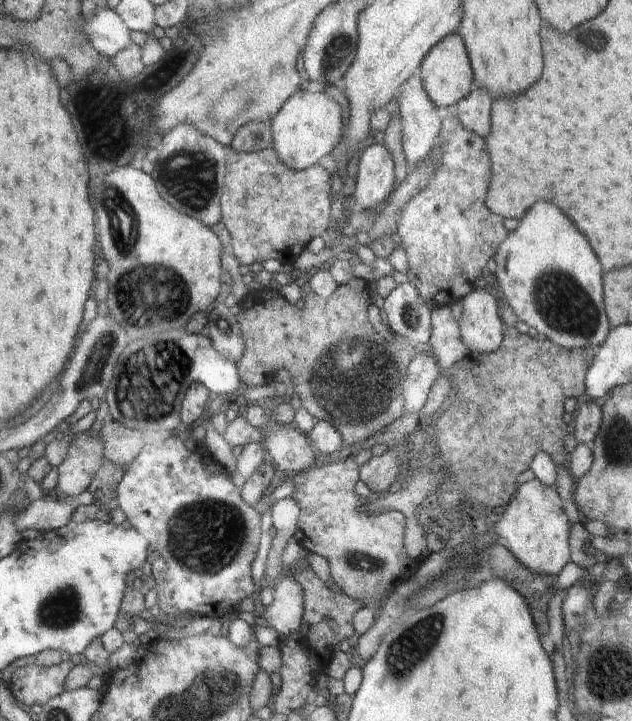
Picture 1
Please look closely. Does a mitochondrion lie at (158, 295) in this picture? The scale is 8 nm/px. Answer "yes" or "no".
yes

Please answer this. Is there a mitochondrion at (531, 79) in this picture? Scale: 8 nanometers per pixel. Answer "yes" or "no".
no

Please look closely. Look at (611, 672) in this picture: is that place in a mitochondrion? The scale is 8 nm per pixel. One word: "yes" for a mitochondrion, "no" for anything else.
yes

